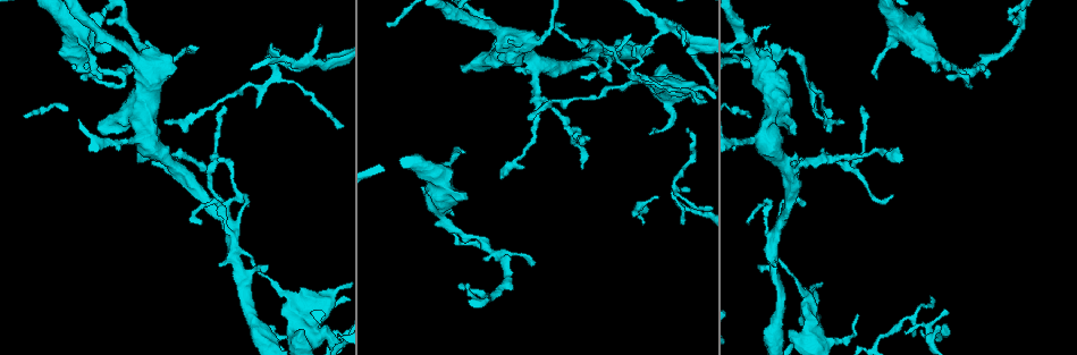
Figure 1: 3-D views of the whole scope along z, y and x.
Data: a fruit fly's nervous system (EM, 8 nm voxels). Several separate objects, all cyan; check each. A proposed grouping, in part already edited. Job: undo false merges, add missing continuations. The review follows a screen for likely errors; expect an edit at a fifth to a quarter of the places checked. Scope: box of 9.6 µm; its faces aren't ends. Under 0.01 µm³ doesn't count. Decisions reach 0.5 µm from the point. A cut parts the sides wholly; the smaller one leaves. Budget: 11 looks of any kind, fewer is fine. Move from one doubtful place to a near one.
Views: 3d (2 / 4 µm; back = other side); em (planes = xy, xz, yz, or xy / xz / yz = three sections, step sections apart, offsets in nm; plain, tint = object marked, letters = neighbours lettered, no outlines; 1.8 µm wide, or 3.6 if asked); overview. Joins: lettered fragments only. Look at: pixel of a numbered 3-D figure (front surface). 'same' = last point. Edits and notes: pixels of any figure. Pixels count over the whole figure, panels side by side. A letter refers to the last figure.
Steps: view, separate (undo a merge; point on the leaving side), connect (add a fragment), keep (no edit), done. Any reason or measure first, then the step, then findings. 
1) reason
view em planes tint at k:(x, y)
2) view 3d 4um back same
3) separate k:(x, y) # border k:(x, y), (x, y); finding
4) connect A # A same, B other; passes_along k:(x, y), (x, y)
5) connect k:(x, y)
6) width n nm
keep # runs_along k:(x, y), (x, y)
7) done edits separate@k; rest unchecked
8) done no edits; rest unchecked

tapers out
view em xy step 16 letters at 1:(321, 27)

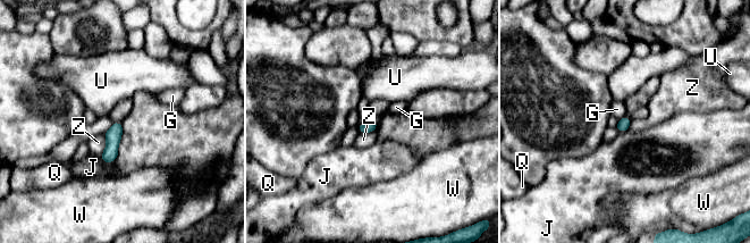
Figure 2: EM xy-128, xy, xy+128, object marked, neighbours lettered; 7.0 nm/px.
cut it another way
view em planes letters same

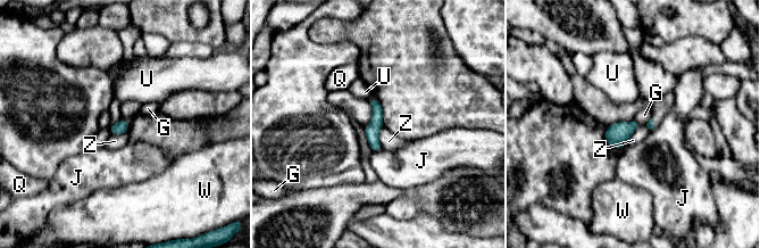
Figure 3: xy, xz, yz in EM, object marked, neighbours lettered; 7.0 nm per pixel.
width 90 nm
keep # G other, J other, Q other, U other, W other, Z other; border 3:(382, 126), (378, 141), (383, 147); no lettered fragment goes on from it

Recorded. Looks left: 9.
sudden change in width
view em planes letters at 1:(174, 165)

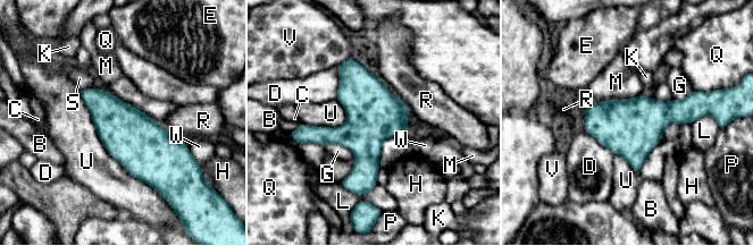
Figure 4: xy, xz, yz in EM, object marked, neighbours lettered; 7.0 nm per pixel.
keep # B other, C other, D other, E other, G other, H other, K other, L other, M other, P other, Q other, R other, S other, U other, V other, W other; all the same neuron

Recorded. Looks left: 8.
a narrow waist
view em xy step 4 tint at 1:(769, 248)

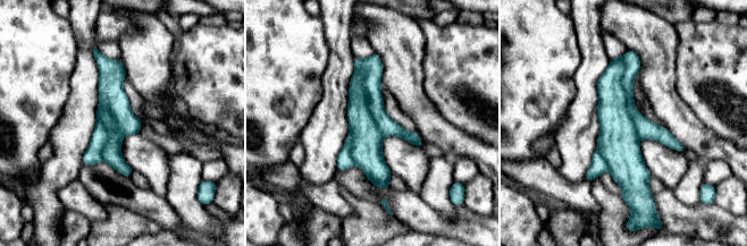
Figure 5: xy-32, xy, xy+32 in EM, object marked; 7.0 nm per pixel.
view em xy step 4 letters same

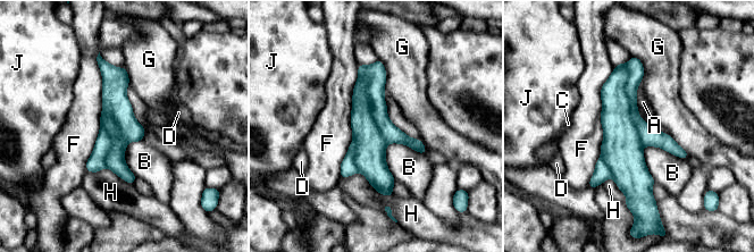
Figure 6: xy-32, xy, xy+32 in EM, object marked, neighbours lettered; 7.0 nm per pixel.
longest_contact F 850 nm
separate 6:(647, 134) # A other, B other, C other, D other, F other, G other, H other, J other; border 6:(626, 64), (630, 116), (643, 145); a second neuron is stuck on

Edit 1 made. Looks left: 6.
see it whole again
view overview

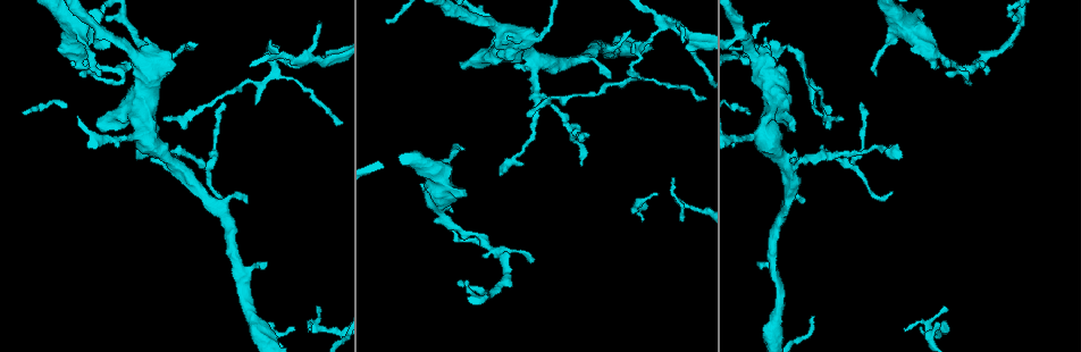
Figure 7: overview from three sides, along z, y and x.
sudden change in width
view em planes letters at 7:(945, 62)

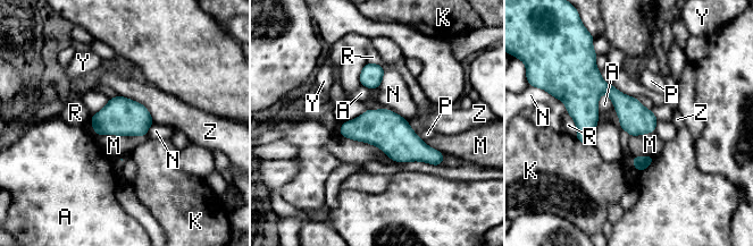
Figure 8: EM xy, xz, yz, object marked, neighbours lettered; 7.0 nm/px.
longest_contact Z 320 nm
keep # A other, K other, M other, N other, P other, R other, Y other, Z other; runs_along 8:(568, 98), (609, 90), (652, 128); one neuron here

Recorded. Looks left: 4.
done edits separate@6; rest unchecked

